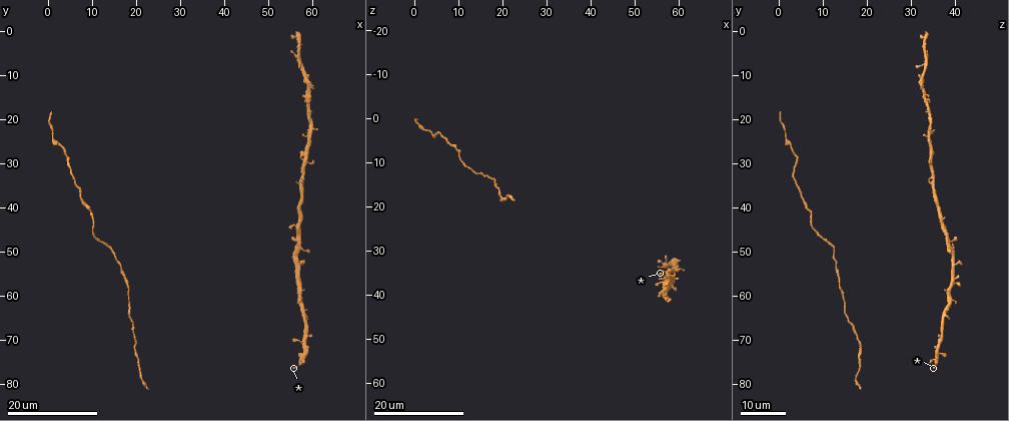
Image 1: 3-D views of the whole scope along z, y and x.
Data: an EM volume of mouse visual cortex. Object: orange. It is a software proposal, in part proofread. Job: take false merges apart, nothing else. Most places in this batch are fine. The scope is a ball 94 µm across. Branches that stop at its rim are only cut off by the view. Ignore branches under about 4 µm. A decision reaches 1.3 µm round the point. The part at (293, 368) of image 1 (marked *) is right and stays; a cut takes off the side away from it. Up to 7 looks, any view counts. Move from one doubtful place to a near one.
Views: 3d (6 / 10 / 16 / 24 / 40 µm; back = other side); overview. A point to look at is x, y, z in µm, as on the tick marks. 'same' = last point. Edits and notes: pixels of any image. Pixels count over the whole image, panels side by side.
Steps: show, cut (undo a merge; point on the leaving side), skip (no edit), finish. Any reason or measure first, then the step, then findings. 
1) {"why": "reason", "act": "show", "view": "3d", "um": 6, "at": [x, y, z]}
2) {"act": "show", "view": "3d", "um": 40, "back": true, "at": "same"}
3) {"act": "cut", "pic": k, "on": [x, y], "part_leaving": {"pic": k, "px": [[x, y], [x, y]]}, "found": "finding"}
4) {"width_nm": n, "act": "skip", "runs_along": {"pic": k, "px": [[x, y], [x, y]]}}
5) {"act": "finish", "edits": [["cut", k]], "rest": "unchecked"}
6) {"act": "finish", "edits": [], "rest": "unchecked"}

{"why": "thin neck", "act": "show", "view": "3d", "um": 24, "at": [56.5, 51.5, 39.0]}

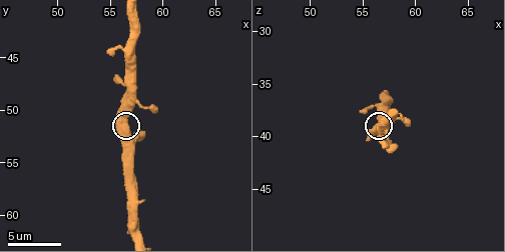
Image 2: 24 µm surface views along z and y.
{"act": "show", "view": "3d", "um": 6, "at": "same"}

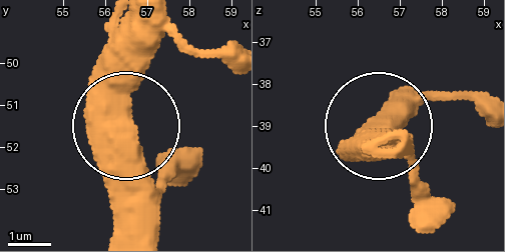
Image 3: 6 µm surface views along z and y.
{"act": "show", "view": "3d", "um": 6, "back": true, "at": "same"}

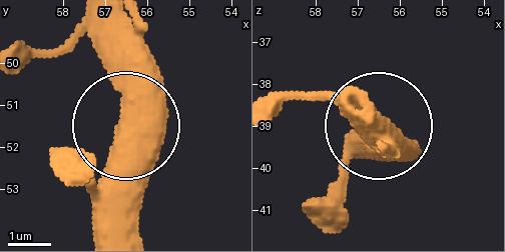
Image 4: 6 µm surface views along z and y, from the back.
{"width_nm": 690, "act": "skip", "found": "one cell here"}

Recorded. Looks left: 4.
{"why": "calibre changes", "act": "show", "view": "3d", "um": 24, "at": [9.5, 41.0, 7.0]}

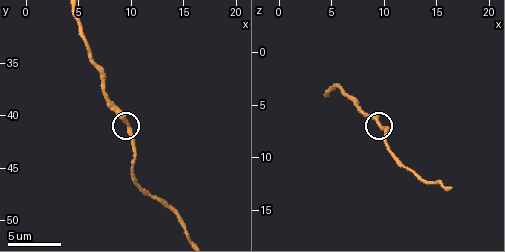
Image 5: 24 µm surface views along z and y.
{"act": "show", "view": "3d", "um": 10, "at": [9.8, 41.0, 7.2]}

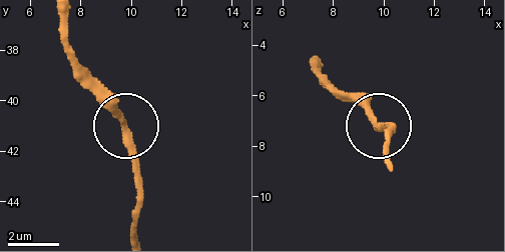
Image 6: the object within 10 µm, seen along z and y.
{"act": "show", "view": "3d", "um": 10, "back": true, "at": [9.7, 41.2, 7.2]}

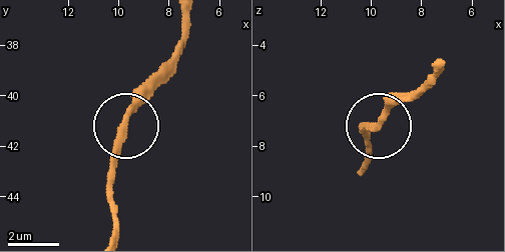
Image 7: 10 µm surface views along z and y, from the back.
{"width_nm": 280, "act": "skip", "runs_along": {"pic": 7, "px": [[113, 232], [109, 168], [117, 136], [134, 103], [171, 67]]}, "found": "continuous, no second cell"}

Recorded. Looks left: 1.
{"act": "finish", "edits": [], "rest": "unchecked"}

